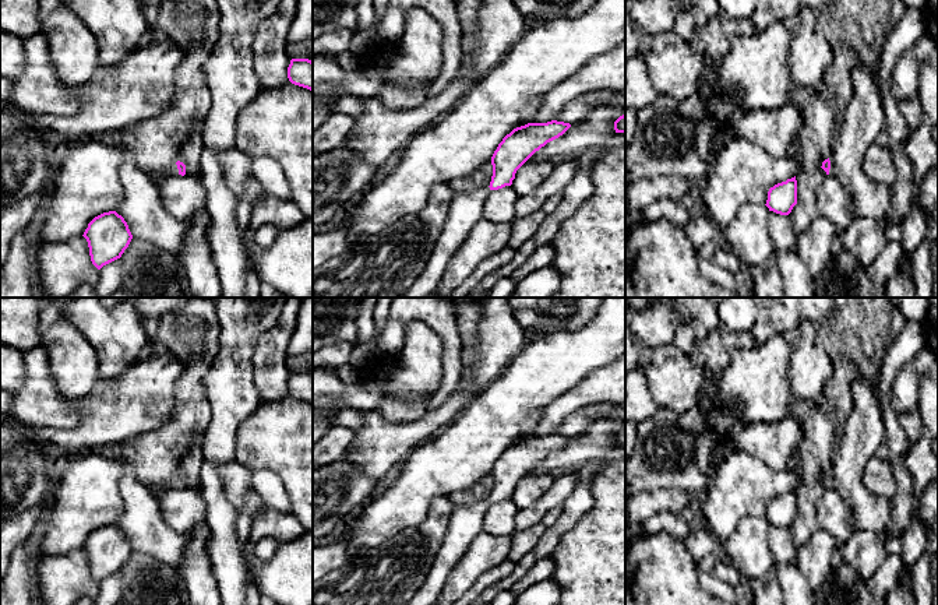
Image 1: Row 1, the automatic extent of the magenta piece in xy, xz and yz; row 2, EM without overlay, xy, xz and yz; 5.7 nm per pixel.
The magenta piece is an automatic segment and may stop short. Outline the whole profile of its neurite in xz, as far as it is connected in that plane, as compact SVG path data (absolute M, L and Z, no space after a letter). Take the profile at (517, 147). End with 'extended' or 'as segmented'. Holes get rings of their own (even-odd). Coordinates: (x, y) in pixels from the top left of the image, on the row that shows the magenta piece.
M551 120L547 123L528 123L507 134L491 156L493 176L490 184L454 196L449 203L449 214L426 267L413 285L398 298L426 298L434 292L451 256L463 243L473 226L483 219L483 205L489 193L511 186L516 170L536 151L563 136L570 127L570 123Z | extended

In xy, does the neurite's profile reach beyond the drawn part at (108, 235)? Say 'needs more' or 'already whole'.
already whole

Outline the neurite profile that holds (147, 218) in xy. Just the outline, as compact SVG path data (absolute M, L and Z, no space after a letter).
M131 156L121 162L119 177L123 200L114 211L124 218L133 238L152 243L183 261L191 224L179 221L166 211L161 203L158 184L138 168Z

